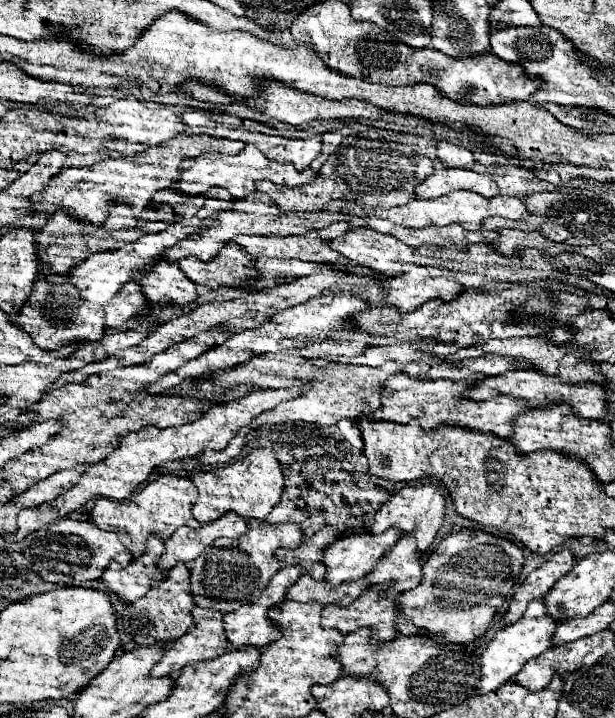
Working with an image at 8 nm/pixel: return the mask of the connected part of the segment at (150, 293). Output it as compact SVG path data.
M158 262L142 280L142 294L156 306L186 306L198 298L196 284L178 268L178 264Z

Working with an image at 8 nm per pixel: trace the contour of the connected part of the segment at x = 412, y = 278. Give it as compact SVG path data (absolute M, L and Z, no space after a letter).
M414 270L384 280L382 290L386 292L386 304L396 306L400 312L412 312L434 298L442 302L456 300L462 292L462 286L448 276L432 278L426 270Z

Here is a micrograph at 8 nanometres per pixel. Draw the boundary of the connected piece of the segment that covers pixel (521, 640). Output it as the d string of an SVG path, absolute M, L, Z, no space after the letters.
M544 600L530 602L524 616L518 622L502 628L494 636L494 640L486 646L486 650L482 652L482 656L480 656L480 684L478 684L476 692L488 694L488 692L496 690L498 686L502 686L504 682L514 678L514 674L518 674L528 660L546 652L550 648L550 638L554 634L554 628L556 628L556 620L546 616Z

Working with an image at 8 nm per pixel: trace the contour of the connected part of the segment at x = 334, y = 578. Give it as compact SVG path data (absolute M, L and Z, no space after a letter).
M390 528L378 536L360 534L336 540L330 548L326 548L322 556L322 564L326 566L324 582L330 582L330 586L338 586L364 578L364 574L368 574L372 566L392 550L394 542L400 536L402 532Z

